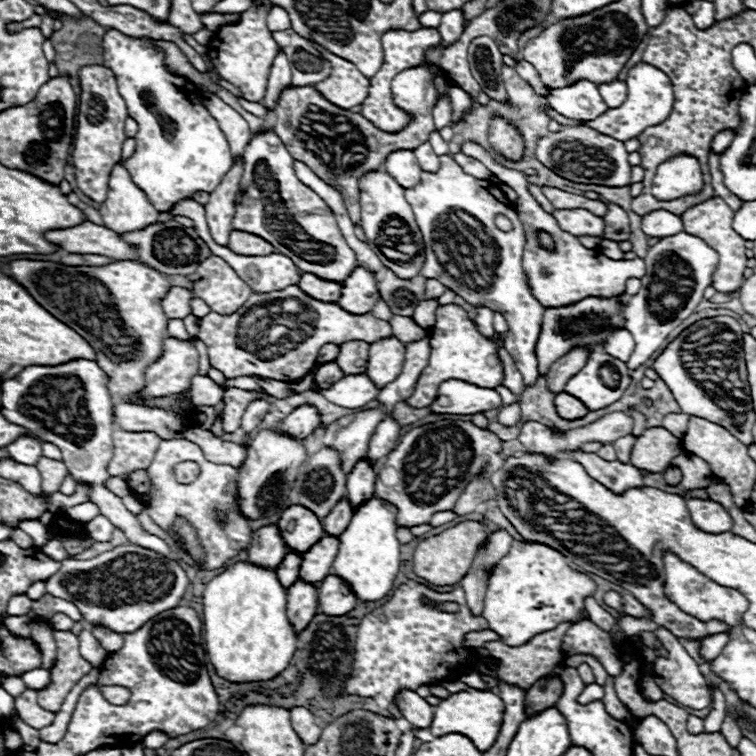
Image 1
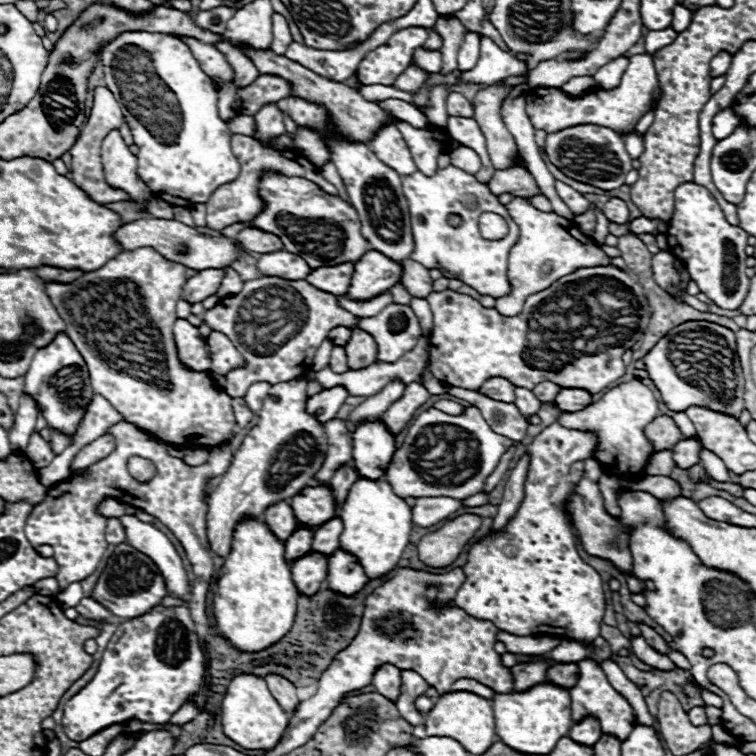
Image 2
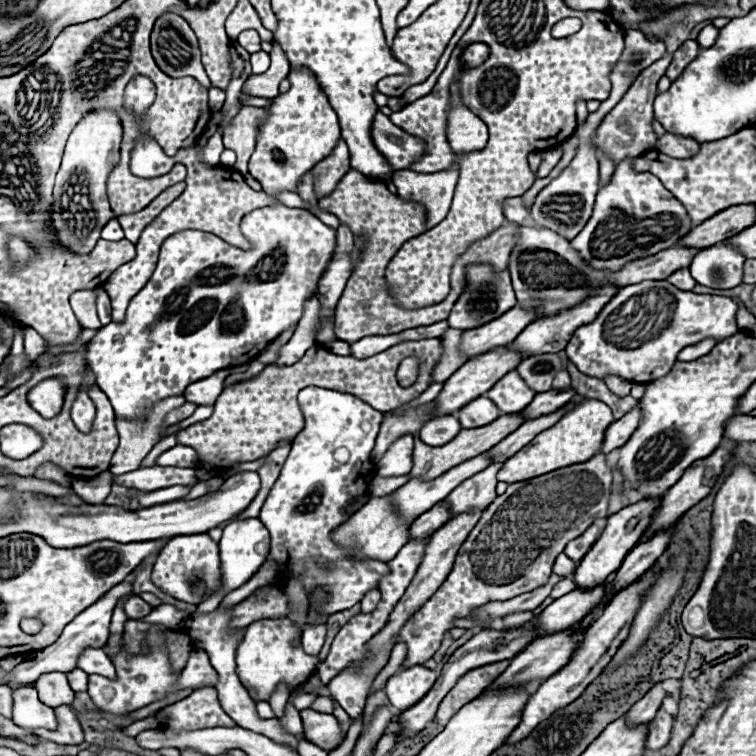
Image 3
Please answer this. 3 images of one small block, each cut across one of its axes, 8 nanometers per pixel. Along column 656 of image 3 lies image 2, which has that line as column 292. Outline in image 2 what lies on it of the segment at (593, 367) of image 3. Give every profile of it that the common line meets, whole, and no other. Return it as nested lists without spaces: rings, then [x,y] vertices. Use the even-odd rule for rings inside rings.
[[[278,276],[244,282],[238,296],[222,298],[212,310],[206,310],[204,320],[212,330],[230,336],[232,344],[248,362],[246,368],[226,376],[226,390],[232,398],[242,398],[254,382],[278,384],[294,380],[296,376],[292,376],[292,370],[308,370],[312,366],[318,346],[332,328],[356,328],[356,318],[344,308],[338,308],[336,296],[310,286],[306,280],[282,280]]]

